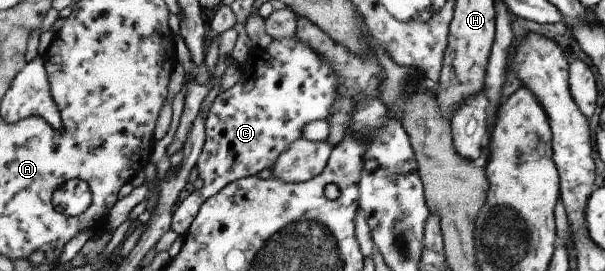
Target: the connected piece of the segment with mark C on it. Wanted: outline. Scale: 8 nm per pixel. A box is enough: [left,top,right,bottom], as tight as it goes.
[172,37,342,237]

